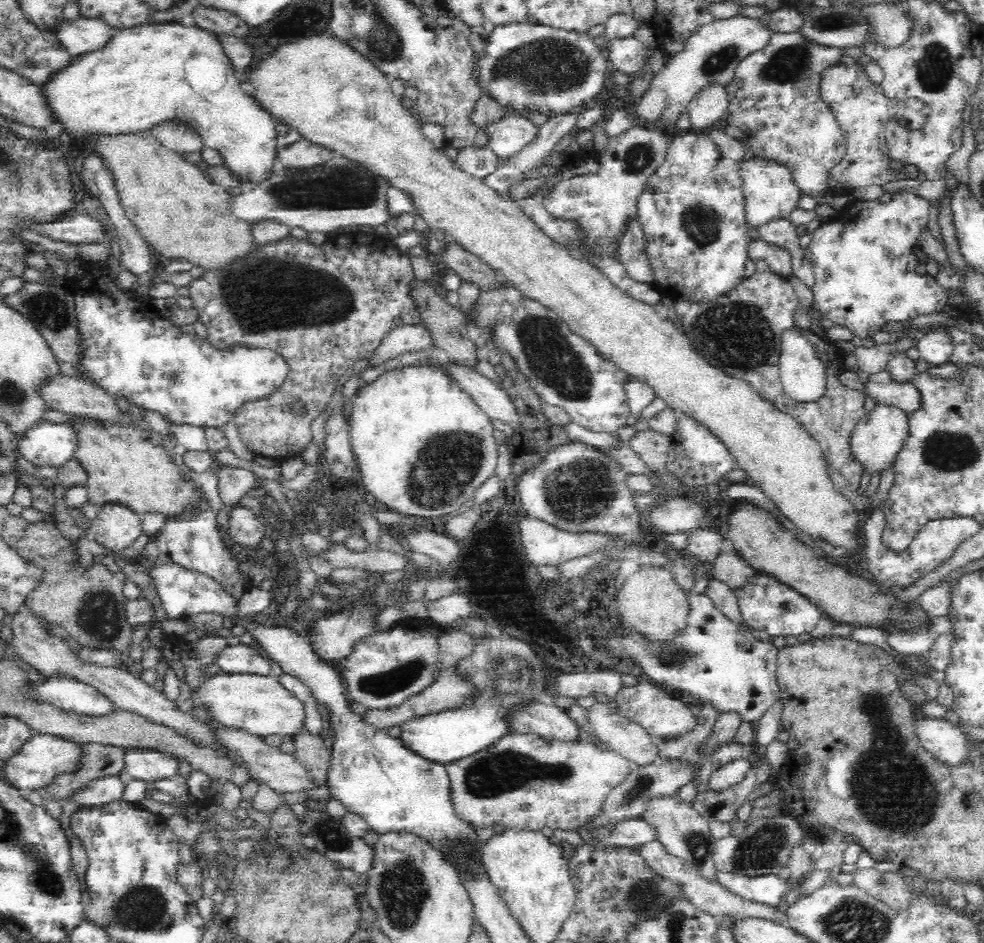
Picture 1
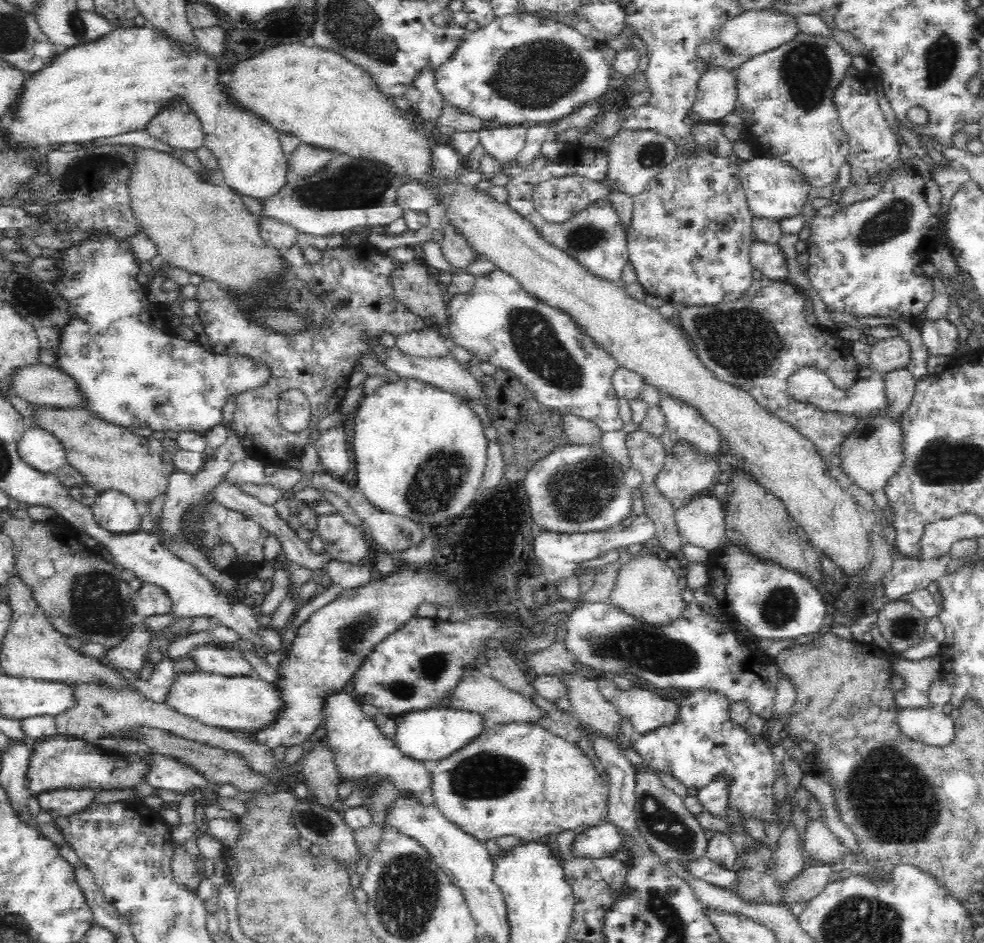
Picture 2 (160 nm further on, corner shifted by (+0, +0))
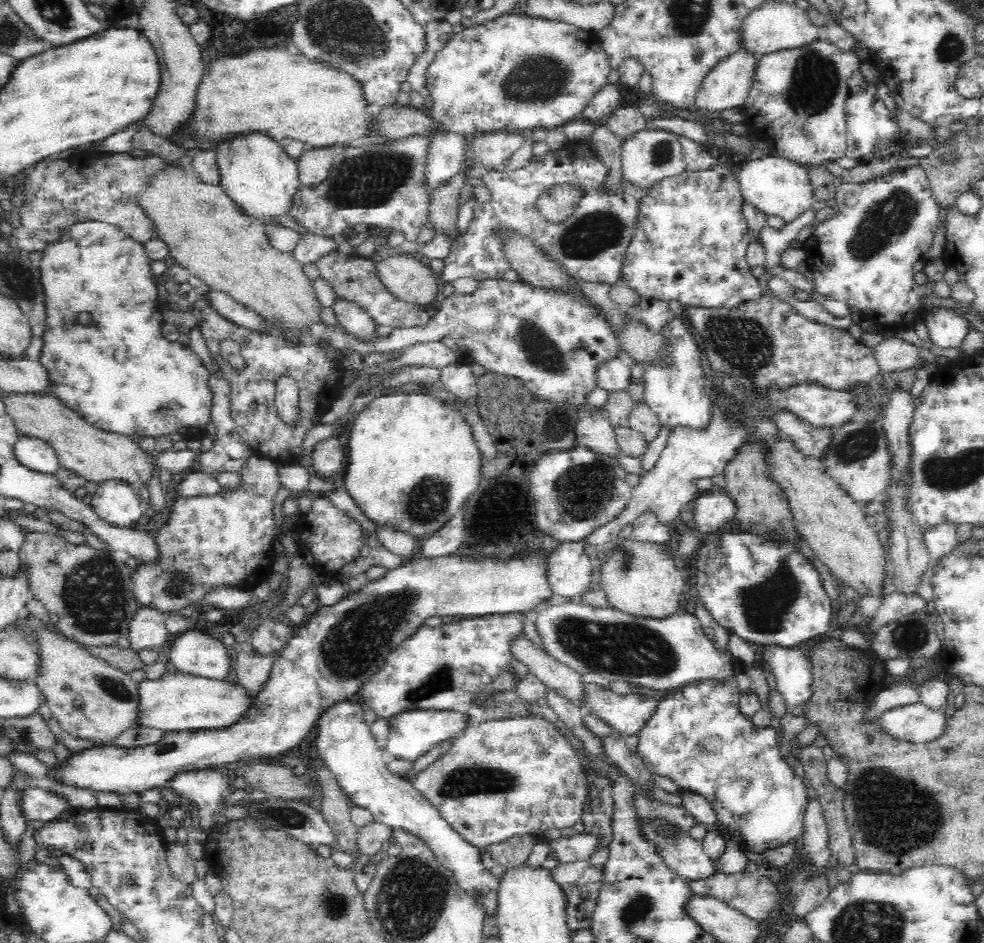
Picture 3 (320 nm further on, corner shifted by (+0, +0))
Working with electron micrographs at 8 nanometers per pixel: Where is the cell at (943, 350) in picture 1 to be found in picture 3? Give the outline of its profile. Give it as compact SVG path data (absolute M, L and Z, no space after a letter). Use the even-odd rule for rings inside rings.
M937 308L922 320L927 326L928 336L938 348L958 348L967 335L968 320L948 308Z

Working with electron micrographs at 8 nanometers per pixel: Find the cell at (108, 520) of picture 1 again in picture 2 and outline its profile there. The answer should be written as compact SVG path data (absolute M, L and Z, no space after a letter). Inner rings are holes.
M106 490L97 495L90 506L96 524L112 536L134 534L140 530L142 516L136 510L135 502L116 490Z

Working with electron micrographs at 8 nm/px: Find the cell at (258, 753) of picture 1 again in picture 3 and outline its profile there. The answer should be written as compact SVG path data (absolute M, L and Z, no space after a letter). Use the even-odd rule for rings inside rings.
M41 621L37 622L37 626L32 631L25 629L25 632L33 632L33 634L37 634L37 638L41 637L38 643L41 647L42 663L39 676L34 678L33 682L44 691L44 695L48 699L47 706L65 733L76 739L88 740L88 742L104 742L106 746L111 744L122 732L141 727L142 711L140 711L138 683L132 681L130 675L113 668L101 659L90 657L88 651L80 643L68 640L62 633L53 632Z

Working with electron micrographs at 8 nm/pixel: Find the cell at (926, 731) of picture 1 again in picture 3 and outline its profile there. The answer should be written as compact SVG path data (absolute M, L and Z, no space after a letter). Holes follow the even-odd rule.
M918 701L916 704L888 710L882 714L880 720L881 726L896 739L910 743L930 743L944 735L944 730L947 728L947 717L945 713L932 710Z

